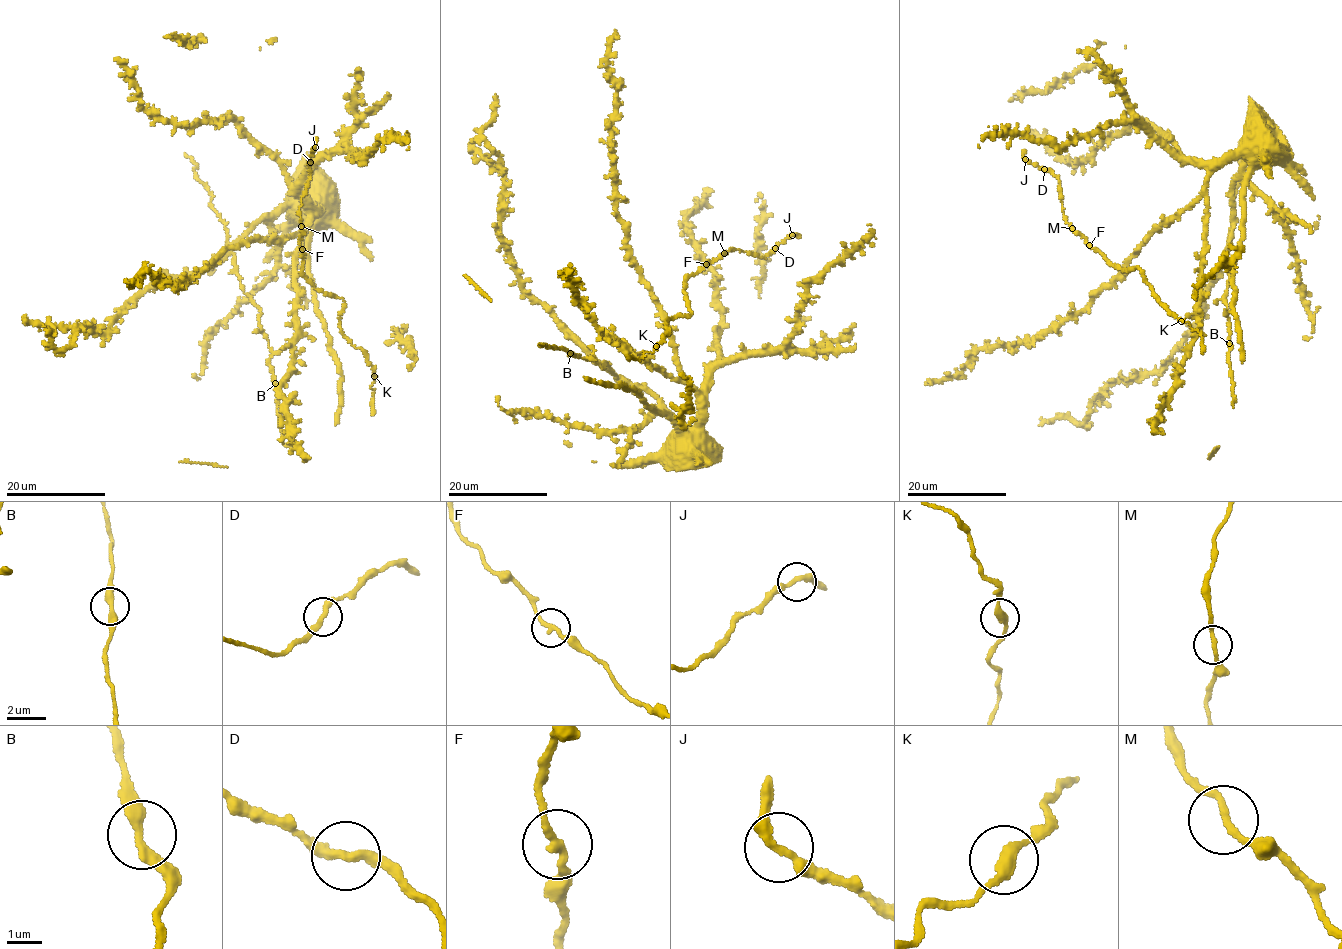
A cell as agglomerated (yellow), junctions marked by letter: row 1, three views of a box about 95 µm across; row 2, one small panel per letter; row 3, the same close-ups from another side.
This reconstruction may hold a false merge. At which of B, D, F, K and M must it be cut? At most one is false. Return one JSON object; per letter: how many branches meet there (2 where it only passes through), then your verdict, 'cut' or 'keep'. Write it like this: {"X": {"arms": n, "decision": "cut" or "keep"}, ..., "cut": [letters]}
{"B": {"arms": 2, "decision": "keep"}, "D": {"arms": 2, "decision": "keep"}, "F": {"arms": 2, "decision": "keep"}, "K": {"arms": 2, "decision": "keep"}, "M": {"arms": 2, "decision": "keep"}, "cut": []}

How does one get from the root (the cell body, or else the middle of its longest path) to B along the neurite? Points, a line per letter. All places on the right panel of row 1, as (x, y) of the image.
B: (1272, 127), (1266, 122), (1272, 137), (1246, 156), (1236, 175), (1233, 228), (1225, 252), (1229, 343)

